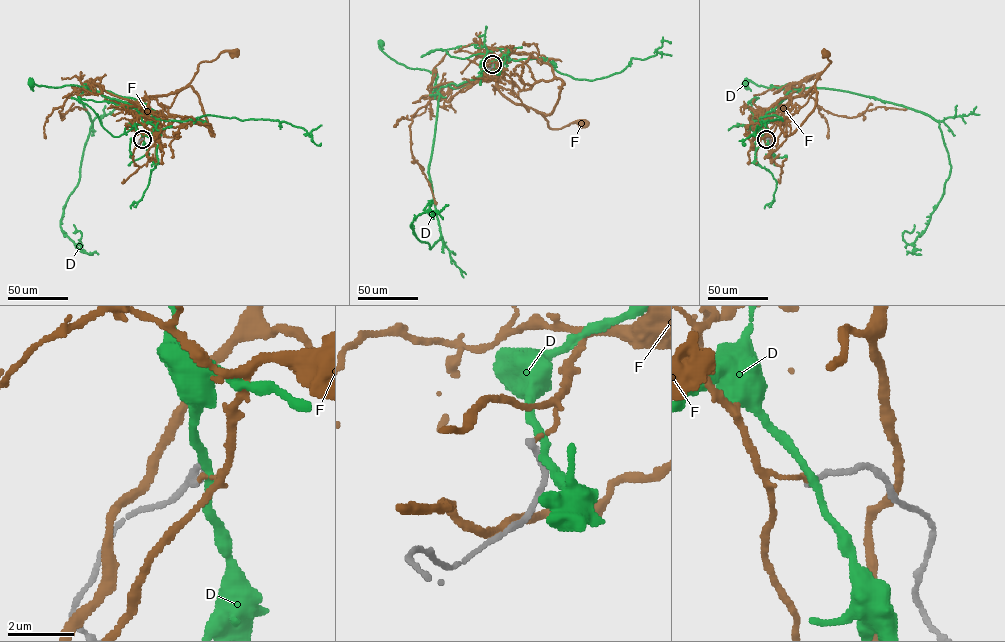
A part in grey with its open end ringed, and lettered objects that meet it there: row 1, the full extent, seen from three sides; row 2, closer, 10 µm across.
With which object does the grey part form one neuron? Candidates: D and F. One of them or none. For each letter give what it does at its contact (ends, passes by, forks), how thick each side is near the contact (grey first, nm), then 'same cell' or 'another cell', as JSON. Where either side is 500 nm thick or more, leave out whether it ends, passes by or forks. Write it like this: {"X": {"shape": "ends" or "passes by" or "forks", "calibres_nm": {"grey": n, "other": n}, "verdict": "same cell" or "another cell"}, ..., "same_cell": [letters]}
{"D": {"shape": "passes by", "calibres_nm": {"grey": 220, "other": 220}, "verdict": "another cell"}, "F": {"shape": "ends", "calibres_nm": {"grey": 200, "other": 100}, "verdict": "another cell"}, "same_cell": []}

